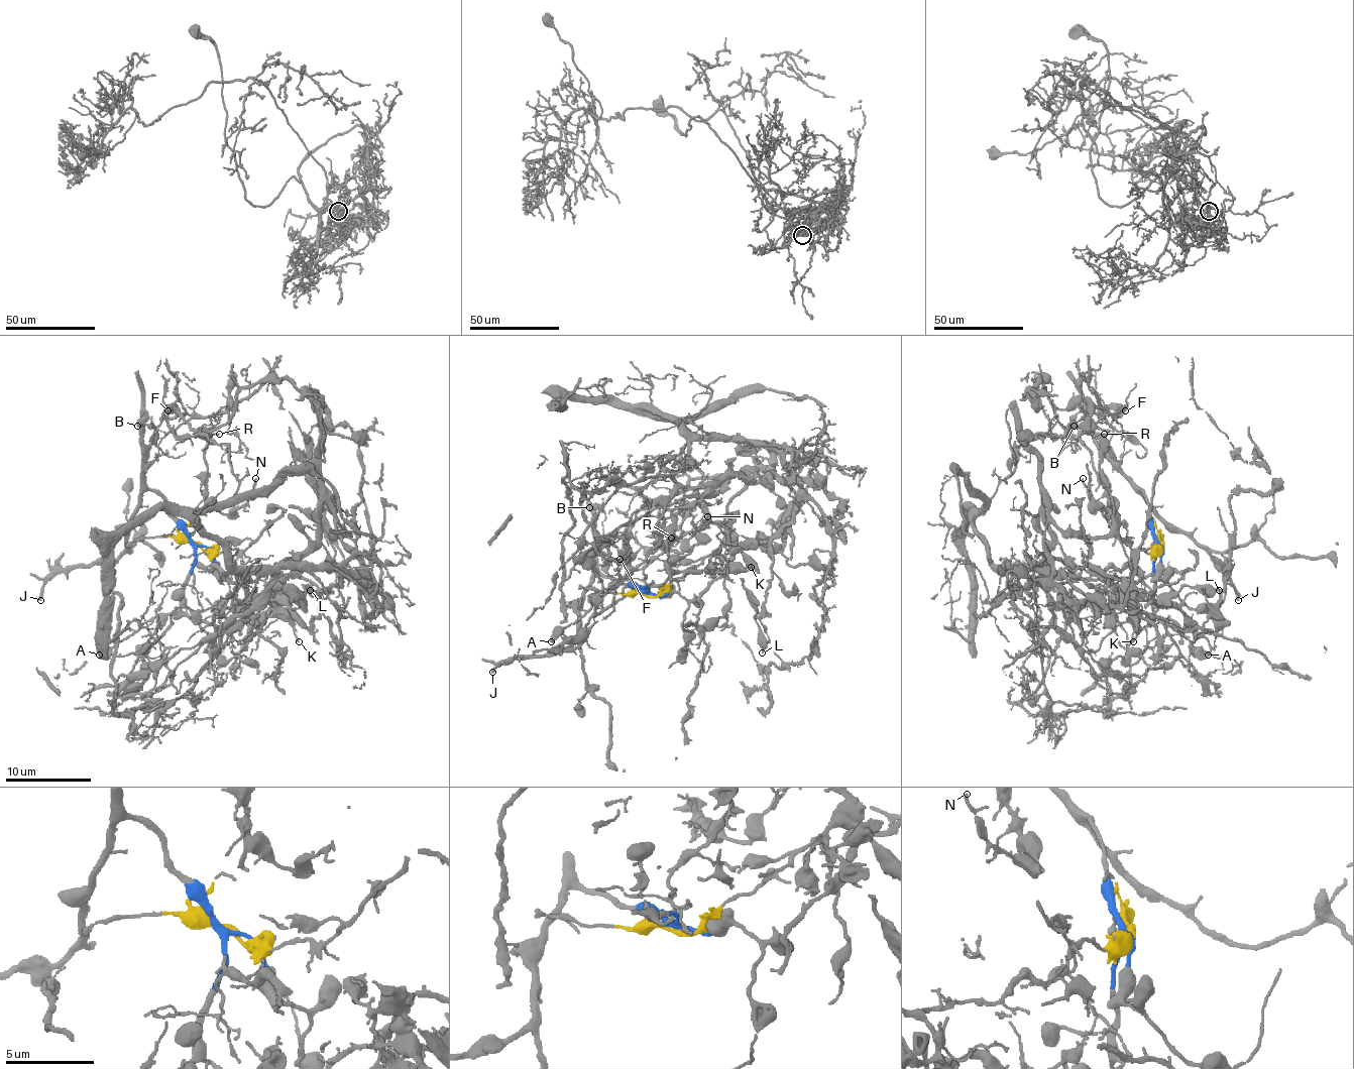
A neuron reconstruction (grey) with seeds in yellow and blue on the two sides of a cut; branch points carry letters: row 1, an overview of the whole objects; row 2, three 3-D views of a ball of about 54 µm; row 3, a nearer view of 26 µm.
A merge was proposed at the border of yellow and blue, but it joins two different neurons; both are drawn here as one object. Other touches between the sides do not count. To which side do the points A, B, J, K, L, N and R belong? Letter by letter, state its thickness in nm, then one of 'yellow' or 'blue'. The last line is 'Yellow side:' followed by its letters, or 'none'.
A: 600 nm thick; yellow
B: 440 nm thick; blue
J: 280 nm thick; blue
K: 140 nm thick; blue
L: 360 nm thick; blue
N: 110 nm thick; yellow
R: 90 nm thick; yellow
Yellow side: A, N, R

